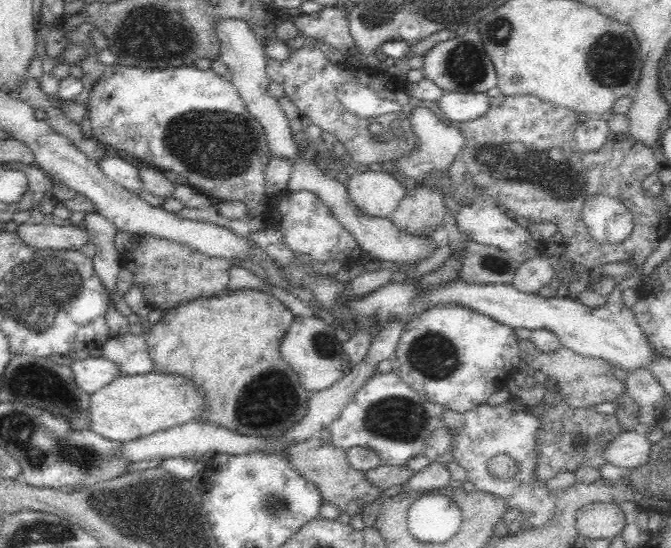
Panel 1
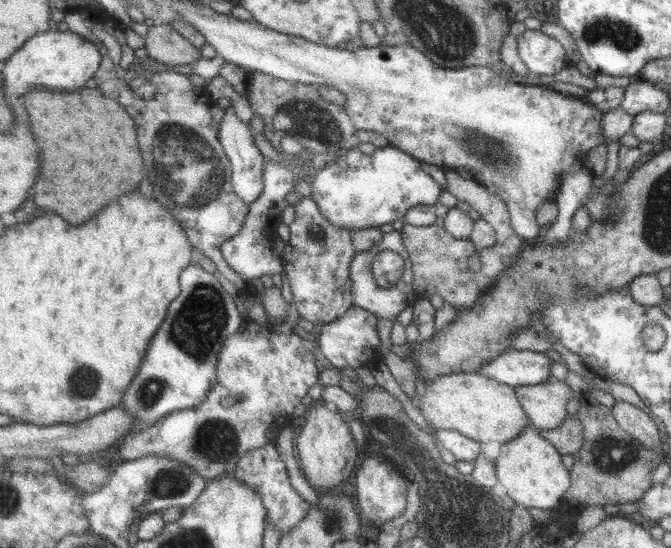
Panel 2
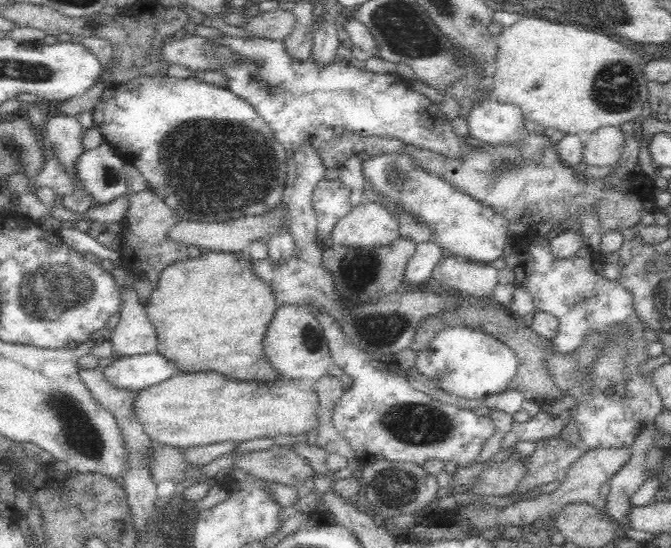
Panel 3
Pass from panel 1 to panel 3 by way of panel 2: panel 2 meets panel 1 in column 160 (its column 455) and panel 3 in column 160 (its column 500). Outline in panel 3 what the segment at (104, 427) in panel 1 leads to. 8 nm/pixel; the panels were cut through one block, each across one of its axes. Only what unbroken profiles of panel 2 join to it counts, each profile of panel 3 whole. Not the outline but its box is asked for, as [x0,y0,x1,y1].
[134,372,320,452]

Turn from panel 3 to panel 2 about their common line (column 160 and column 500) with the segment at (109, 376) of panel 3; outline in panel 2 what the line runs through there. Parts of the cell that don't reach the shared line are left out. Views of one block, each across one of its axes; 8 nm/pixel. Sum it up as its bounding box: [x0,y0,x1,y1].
[479,350,551,388]

